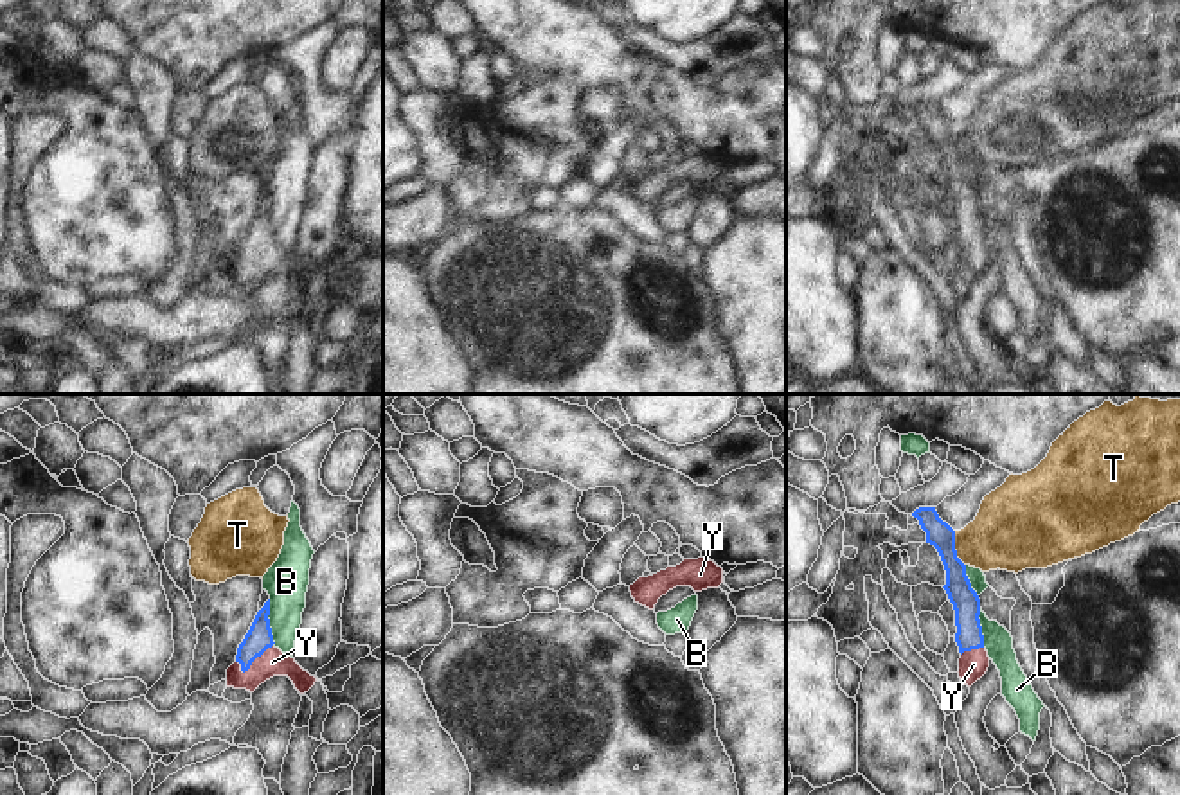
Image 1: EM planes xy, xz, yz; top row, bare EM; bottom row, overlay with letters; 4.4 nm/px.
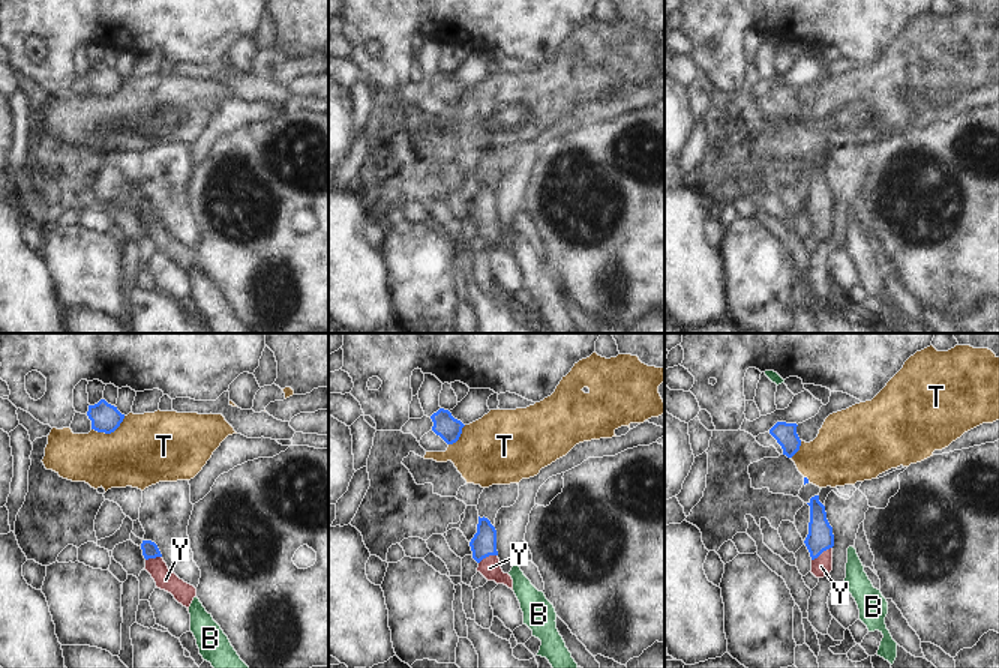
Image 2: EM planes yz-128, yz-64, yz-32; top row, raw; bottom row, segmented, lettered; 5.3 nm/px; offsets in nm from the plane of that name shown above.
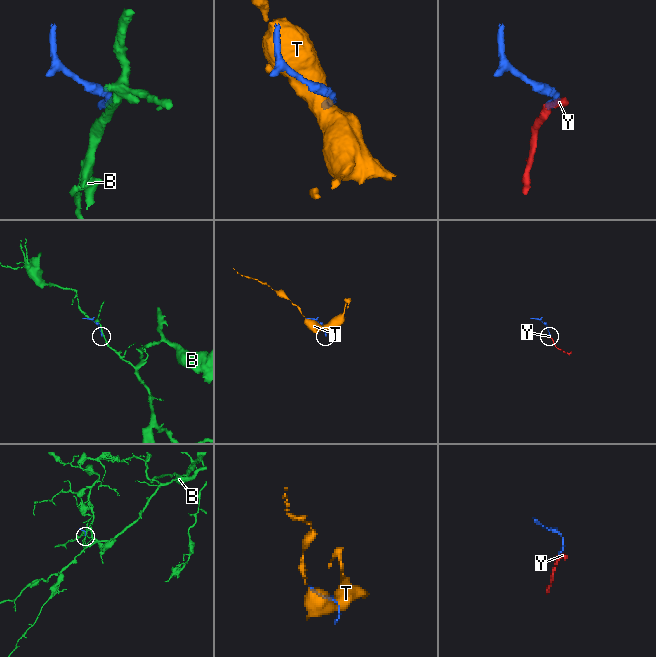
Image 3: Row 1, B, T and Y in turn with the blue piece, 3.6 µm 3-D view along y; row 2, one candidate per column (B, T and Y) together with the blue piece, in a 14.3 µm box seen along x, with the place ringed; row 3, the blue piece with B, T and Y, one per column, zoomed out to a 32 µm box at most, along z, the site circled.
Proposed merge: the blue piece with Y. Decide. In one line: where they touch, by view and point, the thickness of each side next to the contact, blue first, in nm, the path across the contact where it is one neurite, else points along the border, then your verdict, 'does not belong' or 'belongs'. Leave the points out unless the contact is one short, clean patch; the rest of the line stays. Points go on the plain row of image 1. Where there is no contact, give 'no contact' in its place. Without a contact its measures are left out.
xy (254, 256) | 120/120 nm | across xy (259, 234), (254, 256), (272, 259) | belongs

